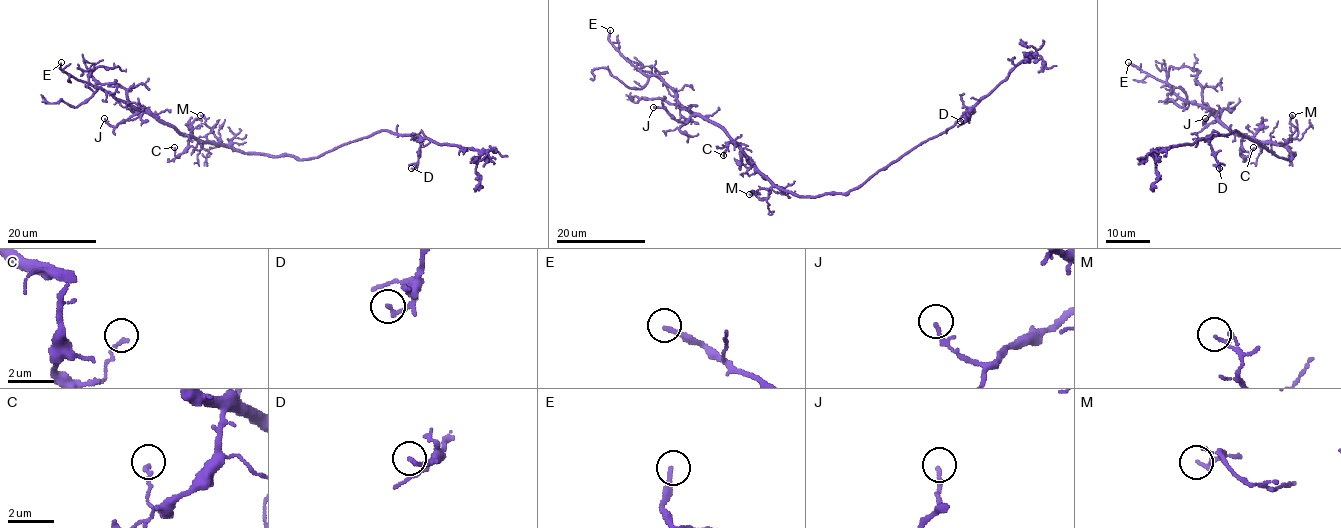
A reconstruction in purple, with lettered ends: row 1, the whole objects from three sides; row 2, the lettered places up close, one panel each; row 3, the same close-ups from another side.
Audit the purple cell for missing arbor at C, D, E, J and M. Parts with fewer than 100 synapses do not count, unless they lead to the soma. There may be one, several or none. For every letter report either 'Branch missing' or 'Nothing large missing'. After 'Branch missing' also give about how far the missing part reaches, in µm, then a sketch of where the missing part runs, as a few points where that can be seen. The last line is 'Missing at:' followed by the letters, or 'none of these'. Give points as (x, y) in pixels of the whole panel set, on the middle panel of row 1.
C: Nothing large missing
D: Nothing large missing
E: Branch missing. Missing length about 15 µm. Course of what is missing: (610, 30), (621, 15), (599, 16), (595, 22)
J: Nothing large missing
M: Nothing large missing
Missing at: E

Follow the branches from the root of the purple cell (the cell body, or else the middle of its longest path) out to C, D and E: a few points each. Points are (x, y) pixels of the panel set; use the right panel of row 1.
C: (1294, 154), (1285, 146), (1256, 143), (1246, 137), (1242, 139), (1241, 154), (1249, 156), (1253, 147)
D: (1294, 154), (1289, 159), (1280, 158), (1261, 144), (1234, 130), (1226, 135), (1214, 135), (1210, 139), (1219, 168)
E: (1294, 154), (1285, 146), (1256, 143), (1234, 135), (1209, 109), (1182, 100), (1170, 85), (1128, 62)

